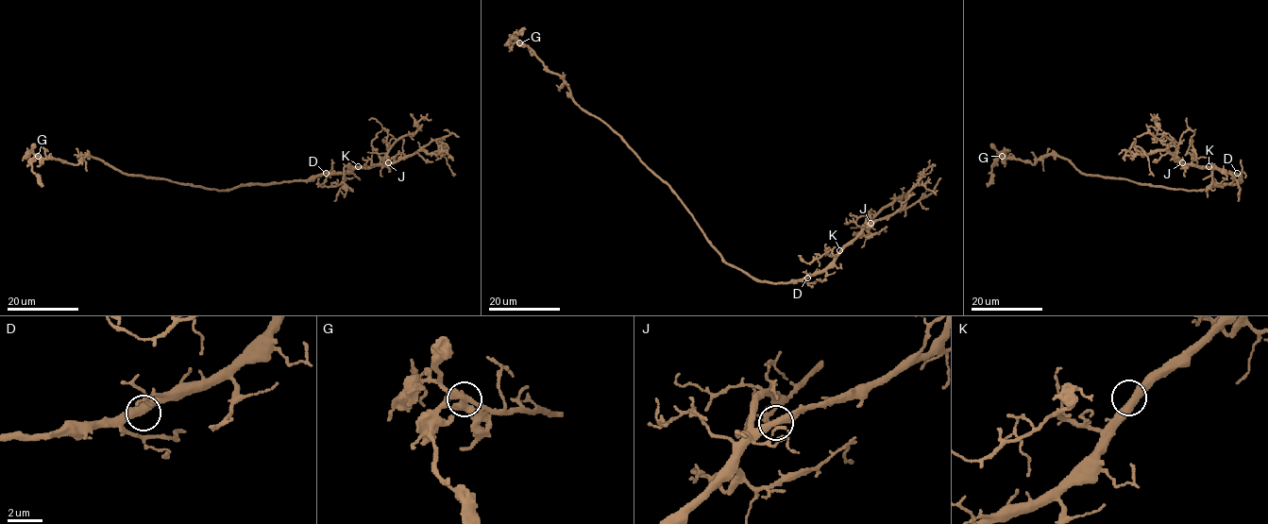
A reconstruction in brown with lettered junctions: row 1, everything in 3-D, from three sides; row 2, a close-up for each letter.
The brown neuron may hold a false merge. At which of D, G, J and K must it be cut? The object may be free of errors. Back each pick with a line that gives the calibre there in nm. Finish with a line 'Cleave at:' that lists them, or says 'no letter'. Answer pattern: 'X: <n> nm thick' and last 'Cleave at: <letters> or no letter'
Cleave at: no letter

